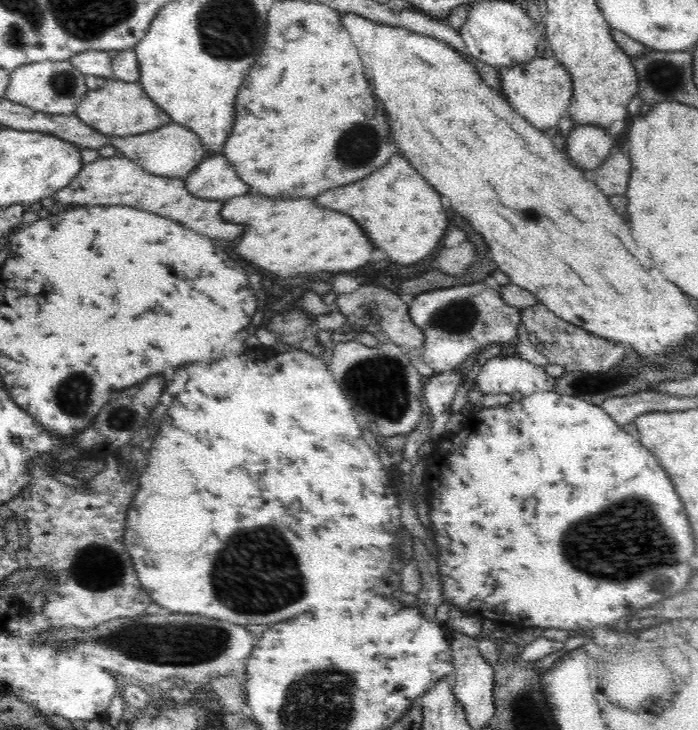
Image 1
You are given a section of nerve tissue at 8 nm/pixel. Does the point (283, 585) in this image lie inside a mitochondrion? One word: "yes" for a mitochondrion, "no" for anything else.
yes

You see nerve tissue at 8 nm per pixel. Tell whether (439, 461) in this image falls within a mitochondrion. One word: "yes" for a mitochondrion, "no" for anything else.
no

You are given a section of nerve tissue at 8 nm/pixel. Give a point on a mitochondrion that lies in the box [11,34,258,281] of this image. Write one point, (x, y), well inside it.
(61, 82)

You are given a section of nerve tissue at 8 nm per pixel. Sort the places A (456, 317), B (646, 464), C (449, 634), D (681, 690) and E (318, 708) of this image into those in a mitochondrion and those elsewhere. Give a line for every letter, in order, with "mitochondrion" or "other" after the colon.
A: mitochondrion
B: other
C: other
D: other
E: mitochondrion

